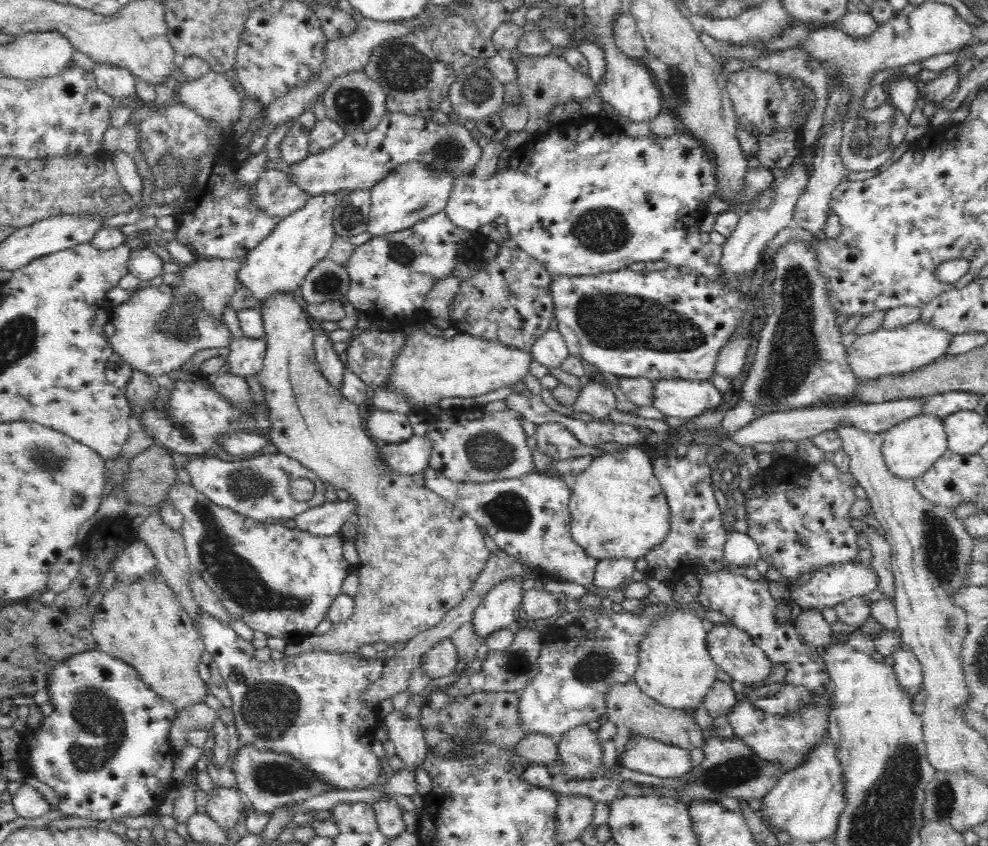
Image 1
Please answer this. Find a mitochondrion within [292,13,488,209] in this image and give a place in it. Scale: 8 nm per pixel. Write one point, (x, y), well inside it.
(404, 69)

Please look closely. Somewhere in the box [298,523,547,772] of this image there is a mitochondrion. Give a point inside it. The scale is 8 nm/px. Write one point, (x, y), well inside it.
(517, 664)

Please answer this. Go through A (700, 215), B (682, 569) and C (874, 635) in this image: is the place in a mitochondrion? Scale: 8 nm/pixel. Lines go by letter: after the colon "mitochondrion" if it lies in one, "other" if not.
A: other
B: other
C: other

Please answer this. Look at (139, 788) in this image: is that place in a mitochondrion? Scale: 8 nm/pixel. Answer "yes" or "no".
no

